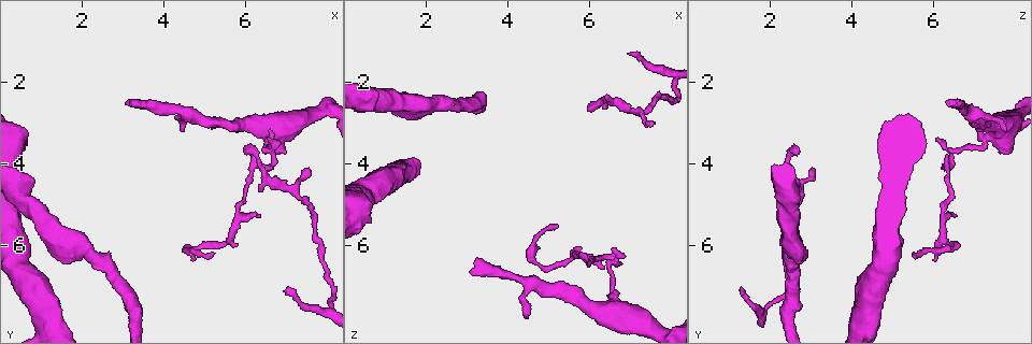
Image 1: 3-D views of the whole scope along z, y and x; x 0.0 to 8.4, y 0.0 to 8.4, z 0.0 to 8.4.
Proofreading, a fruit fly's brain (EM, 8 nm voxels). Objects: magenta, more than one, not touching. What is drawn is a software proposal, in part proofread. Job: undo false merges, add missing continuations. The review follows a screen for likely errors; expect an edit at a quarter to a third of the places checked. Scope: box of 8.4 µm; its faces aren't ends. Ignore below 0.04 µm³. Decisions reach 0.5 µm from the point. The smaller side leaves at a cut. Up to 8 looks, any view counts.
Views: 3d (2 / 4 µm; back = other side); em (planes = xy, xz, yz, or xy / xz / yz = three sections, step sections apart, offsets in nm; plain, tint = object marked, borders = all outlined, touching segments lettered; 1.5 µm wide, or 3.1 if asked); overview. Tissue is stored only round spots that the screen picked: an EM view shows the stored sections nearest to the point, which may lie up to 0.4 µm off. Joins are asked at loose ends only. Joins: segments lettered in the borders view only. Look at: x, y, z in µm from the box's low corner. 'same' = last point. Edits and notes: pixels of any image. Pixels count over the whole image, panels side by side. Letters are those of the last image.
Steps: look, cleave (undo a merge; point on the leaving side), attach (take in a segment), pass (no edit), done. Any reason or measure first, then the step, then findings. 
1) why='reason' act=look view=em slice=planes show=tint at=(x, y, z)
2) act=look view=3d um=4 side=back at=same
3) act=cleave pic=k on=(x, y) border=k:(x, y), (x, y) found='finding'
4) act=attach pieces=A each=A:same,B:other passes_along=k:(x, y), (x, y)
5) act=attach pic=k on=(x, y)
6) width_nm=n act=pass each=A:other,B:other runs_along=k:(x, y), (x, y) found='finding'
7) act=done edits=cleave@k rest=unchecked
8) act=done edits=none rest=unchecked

act=look view=3d um=4 at=(4.50, 3.20, 7.80)

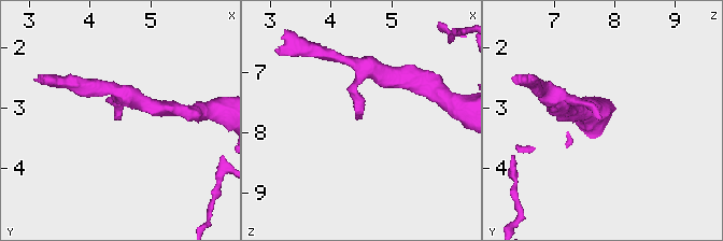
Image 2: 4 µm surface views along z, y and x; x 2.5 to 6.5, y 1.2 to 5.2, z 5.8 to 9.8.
act=look view=em slice=planes show=borders at=(4.50, 3.15, 7.75)

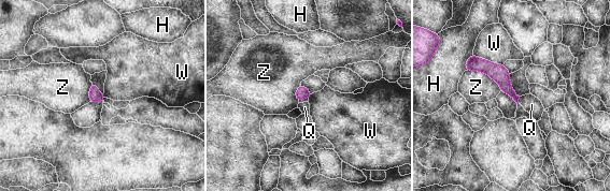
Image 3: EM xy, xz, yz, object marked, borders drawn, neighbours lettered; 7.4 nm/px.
act=attach pieces=Q each=H:other,Q:same,W:other,Z:other passes_along=3:(498, 73), (518, 100), (532, 104) found='the cell continues'

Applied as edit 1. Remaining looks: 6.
why='an open end' act=look view=3d um=4 at=(3.00, 2.50, 6.70)

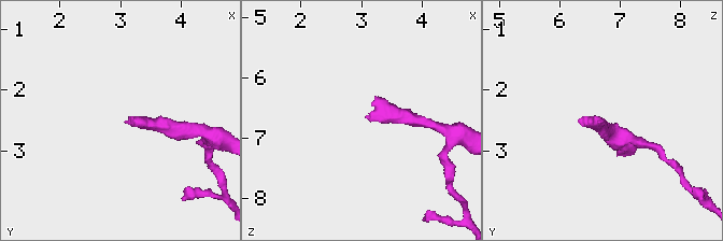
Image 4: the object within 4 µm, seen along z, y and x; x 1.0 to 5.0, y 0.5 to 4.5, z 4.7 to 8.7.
why='now the EM' act=look view=em slice=planes show=borders at=(3.00, 2.50, 6.65)

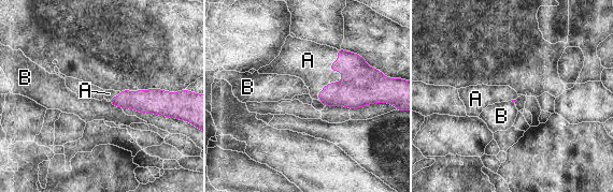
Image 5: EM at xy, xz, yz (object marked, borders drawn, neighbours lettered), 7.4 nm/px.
act=attach pieces=A each=A:same,B:other passes_along=5:(361, 85), (342, 75), (312, 61) found='the cell continues'

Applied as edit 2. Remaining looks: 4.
act=look view=em slice=planes show=borders at=(6.40, 5.30, 6.50)

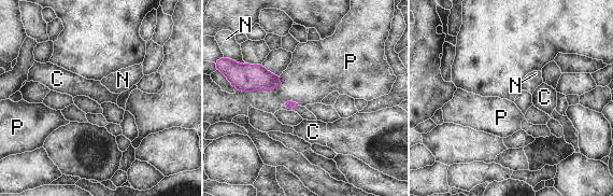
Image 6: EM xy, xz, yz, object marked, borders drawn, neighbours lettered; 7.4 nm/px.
act=pass each=C:other,N:other,P:other border=6:(281, 76), (276, 88), (234, 87) found='no lettered segment goes on from it'

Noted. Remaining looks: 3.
act=done edits=attach@3,attach@5 rest=unchecked

